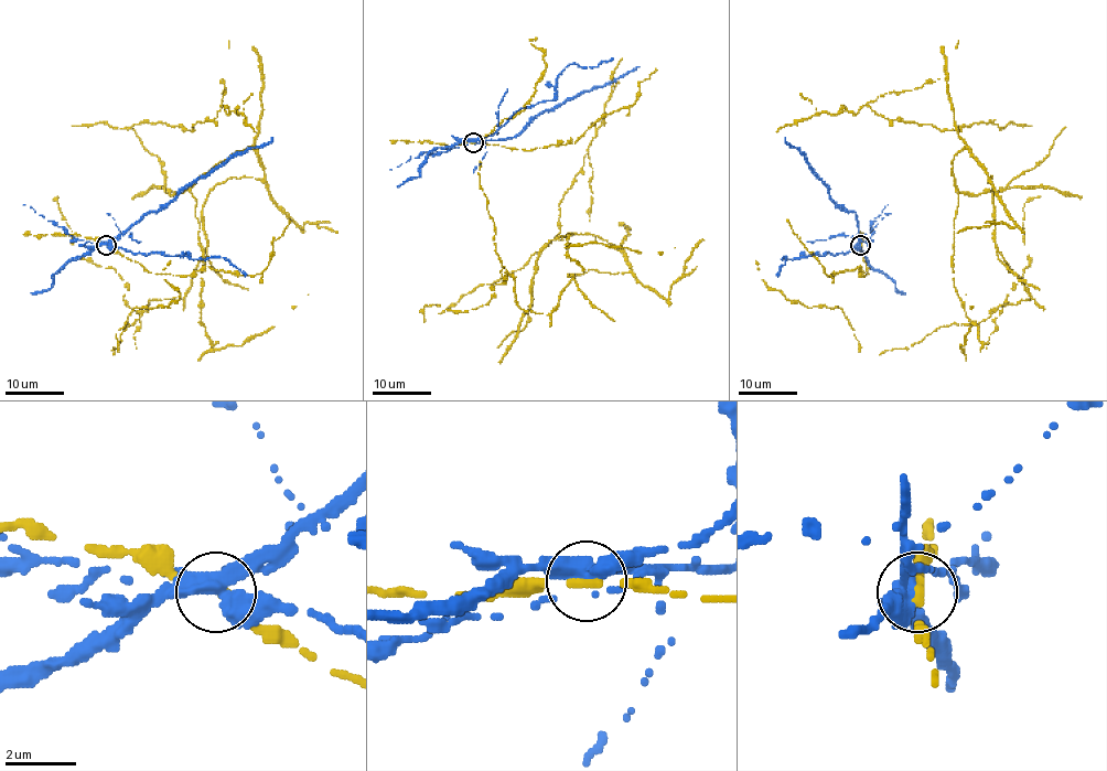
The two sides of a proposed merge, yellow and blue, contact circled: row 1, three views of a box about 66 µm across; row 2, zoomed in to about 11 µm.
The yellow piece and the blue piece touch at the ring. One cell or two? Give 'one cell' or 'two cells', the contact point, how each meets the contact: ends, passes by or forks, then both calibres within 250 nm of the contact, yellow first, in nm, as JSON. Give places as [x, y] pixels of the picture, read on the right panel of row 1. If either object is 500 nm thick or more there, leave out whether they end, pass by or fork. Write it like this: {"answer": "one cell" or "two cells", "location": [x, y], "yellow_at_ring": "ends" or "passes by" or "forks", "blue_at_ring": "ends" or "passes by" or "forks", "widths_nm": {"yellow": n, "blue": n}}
{"answer": "two cells", "location": [860, 245], "yellow_at_ring": "passes by", "blue_at_ring": "forks", "widths_nm": {"yellow": 240, "blue": 360}}

